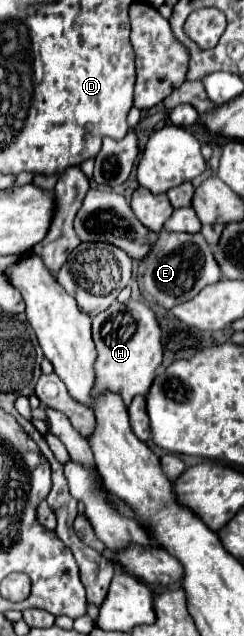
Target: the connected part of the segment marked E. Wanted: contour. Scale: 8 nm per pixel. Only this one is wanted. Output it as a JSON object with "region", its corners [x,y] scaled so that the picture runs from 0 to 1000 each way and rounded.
{"region":[[[656,363],[648,382],[623,388],[582,420],[590,420],[590,432],[574,432],[574,448],[598,473],[680,486],[762,476],[770,470],[811,464],[836,451],[885,445],[910,436],[877,398],[820,366],[787,369],[787,366]]]}

